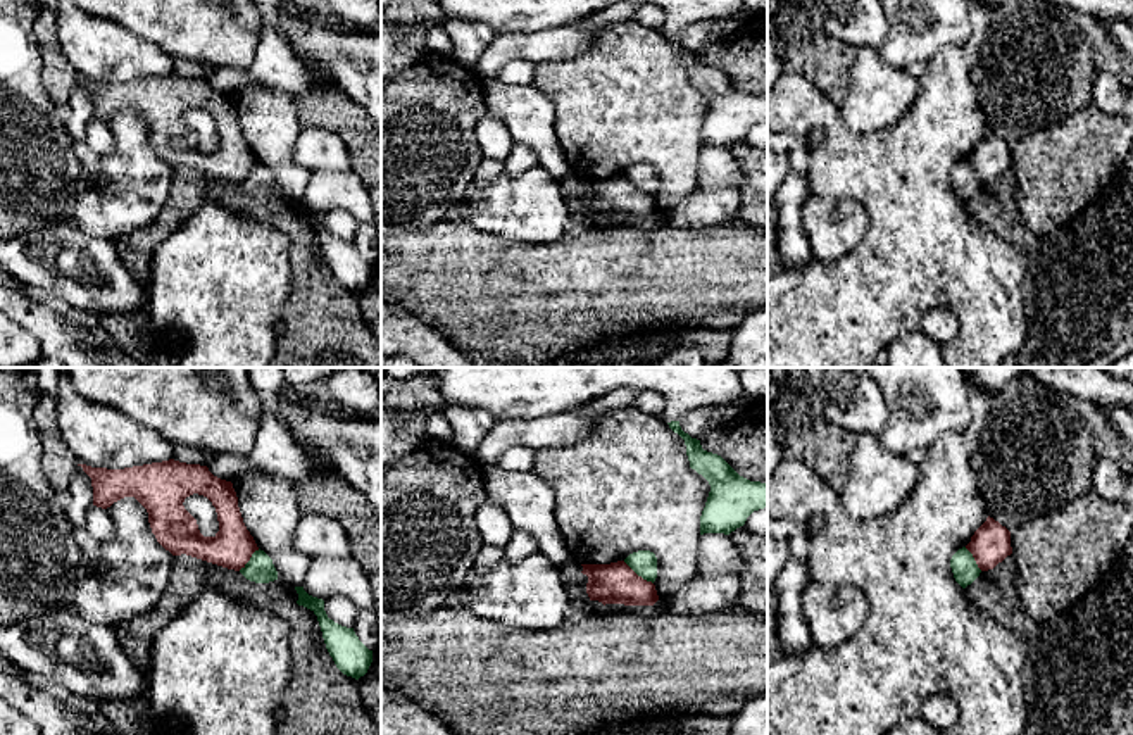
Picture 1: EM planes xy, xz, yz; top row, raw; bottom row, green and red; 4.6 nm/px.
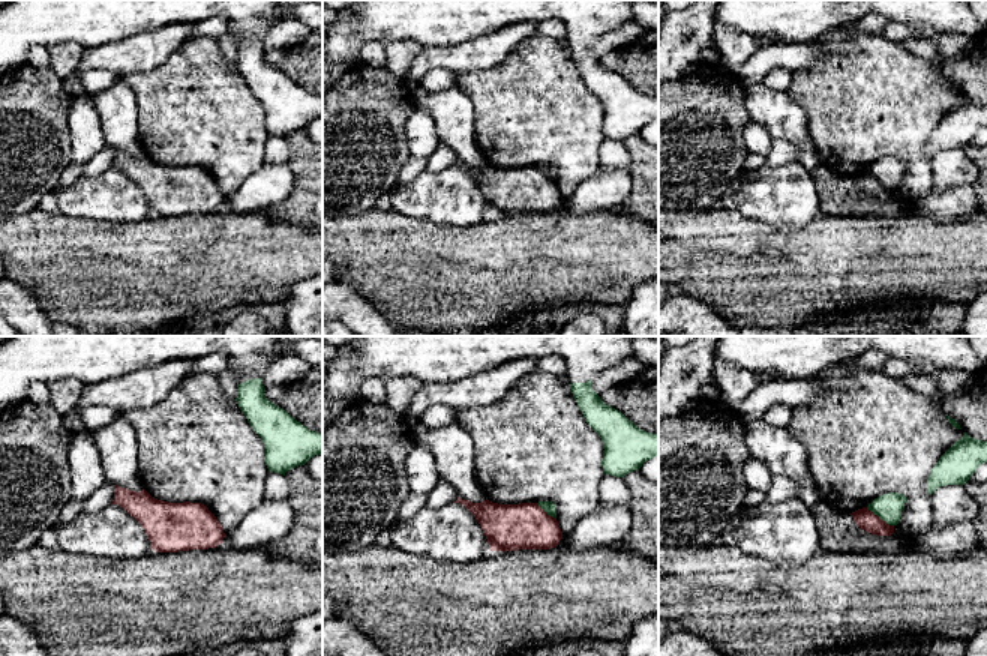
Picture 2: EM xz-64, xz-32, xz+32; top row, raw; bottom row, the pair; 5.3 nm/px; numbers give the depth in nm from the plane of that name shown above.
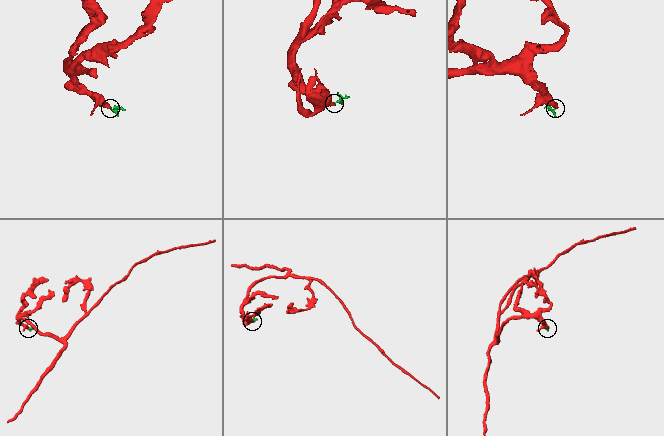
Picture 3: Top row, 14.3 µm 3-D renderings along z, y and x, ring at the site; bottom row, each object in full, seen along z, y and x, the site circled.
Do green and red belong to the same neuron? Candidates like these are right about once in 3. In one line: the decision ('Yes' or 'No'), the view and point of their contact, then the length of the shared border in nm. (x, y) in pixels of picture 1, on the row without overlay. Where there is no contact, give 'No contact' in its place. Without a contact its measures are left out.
No. Touches green at xz (638, 188). Shared border 180 nm

